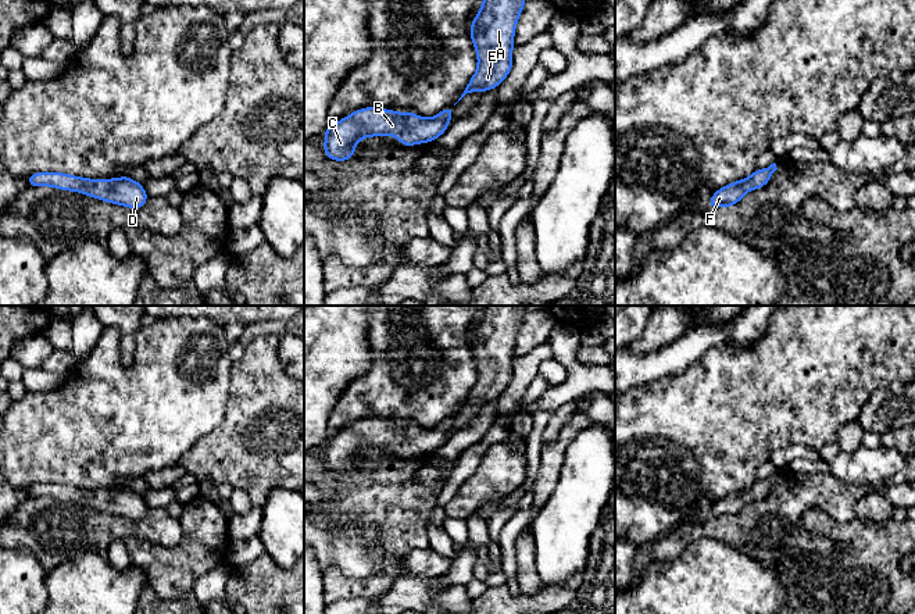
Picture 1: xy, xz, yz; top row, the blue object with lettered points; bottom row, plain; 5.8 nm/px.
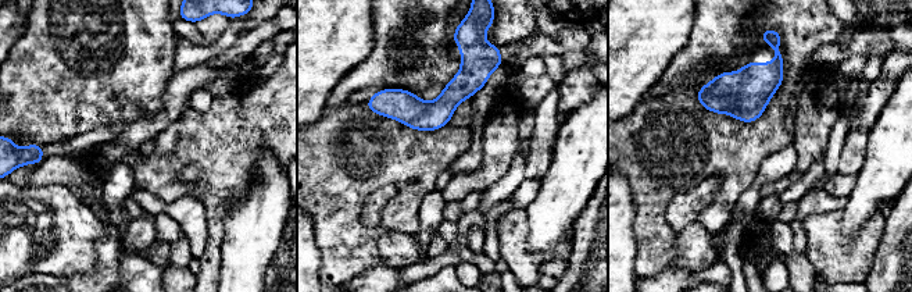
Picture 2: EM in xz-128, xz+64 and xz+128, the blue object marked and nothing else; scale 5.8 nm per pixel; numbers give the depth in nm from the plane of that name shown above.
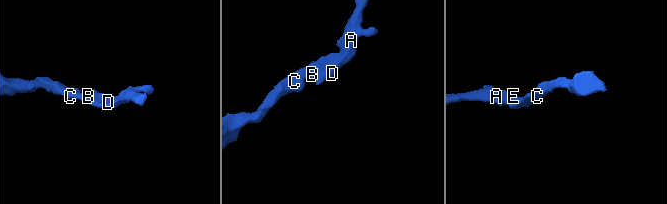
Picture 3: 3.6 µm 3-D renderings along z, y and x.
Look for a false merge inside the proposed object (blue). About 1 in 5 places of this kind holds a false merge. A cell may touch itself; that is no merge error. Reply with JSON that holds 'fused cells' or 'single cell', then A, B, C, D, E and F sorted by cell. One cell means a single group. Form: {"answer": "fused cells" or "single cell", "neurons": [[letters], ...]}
{"answer": "single cell", "neurons": [["A", "B", "C", "D", "E", "F"]]}

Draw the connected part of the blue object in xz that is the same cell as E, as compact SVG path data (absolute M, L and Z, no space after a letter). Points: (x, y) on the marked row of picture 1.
M483 0L471 22L471 40L478 68L458 101L472 92L487 92L501 85L512 69L515 26L526 0Z

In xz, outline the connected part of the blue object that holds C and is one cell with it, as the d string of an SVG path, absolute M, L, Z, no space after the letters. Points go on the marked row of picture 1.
M454 106L432 118L382 107L360 108L325 129L324 151L333 161L347 161L354 157L361 139L382 135L398 138L403 147L429 143L447 131L453 113Z

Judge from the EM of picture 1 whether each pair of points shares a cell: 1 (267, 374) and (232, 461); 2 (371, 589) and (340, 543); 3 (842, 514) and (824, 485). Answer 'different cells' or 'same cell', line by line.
1: same cell
2: different cells
3: same cell

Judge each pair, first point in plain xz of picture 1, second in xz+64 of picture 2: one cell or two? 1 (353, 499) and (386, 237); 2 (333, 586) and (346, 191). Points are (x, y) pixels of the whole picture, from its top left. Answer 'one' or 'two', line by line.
1: two
2: one

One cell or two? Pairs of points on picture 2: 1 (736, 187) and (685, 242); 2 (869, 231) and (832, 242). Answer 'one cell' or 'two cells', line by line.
1: two cells
2: one cell

